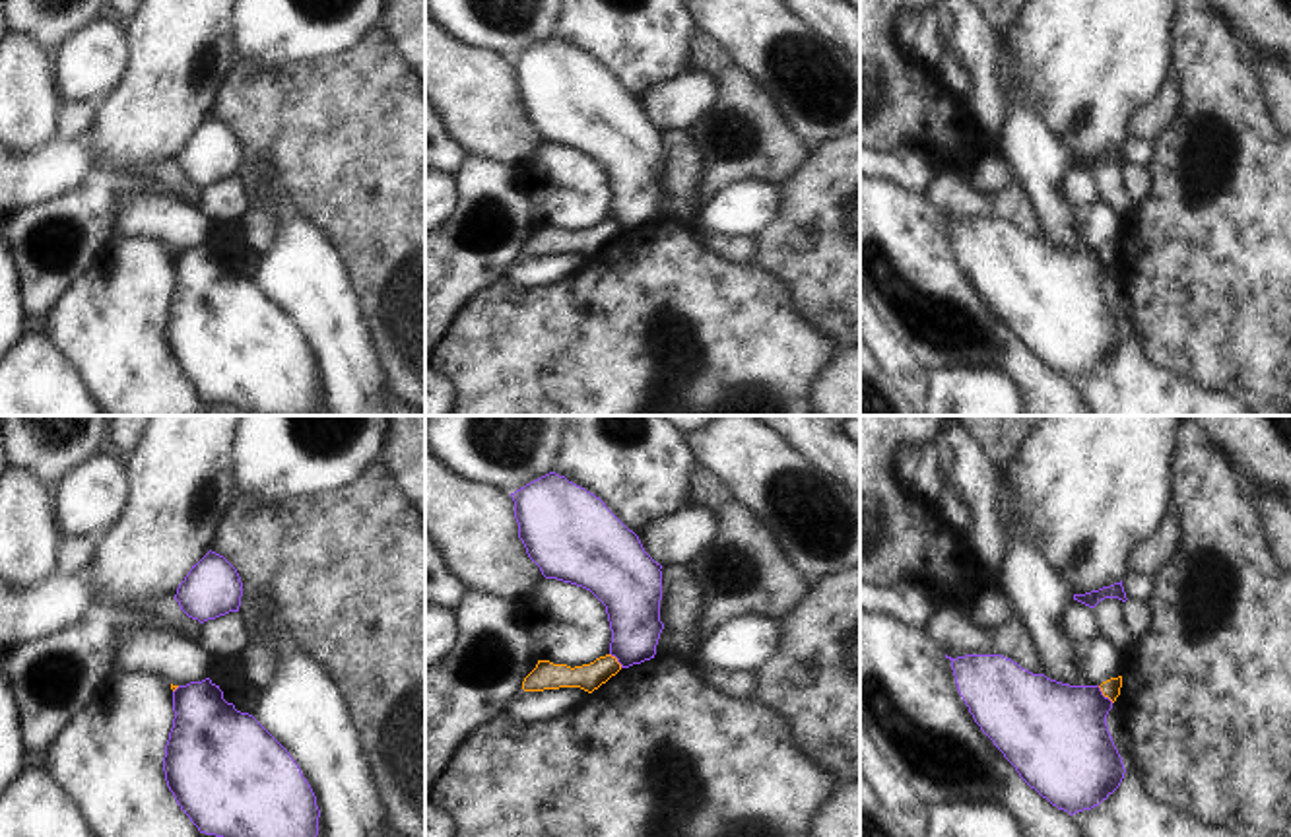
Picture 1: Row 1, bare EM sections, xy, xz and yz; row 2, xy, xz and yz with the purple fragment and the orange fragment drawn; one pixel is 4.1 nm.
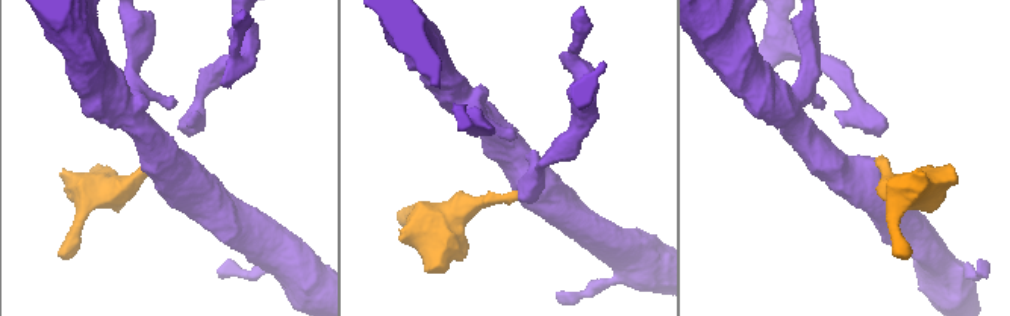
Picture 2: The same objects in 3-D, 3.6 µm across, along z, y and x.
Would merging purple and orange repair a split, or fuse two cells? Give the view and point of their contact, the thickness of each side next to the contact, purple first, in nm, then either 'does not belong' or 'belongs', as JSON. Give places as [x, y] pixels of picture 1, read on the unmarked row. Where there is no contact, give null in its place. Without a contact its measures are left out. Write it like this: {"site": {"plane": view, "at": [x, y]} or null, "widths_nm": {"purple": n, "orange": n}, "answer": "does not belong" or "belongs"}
{"site": {"plane": "yz", "at": [1103, 261]}, "widths_nm": {"purple": 420, "orange": 80}, "answer": "does not belong"}

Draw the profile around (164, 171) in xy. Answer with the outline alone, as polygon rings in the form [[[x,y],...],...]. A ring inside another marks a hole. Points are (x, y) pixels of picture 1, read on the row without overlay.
[[[157,161],[155,165],[148,167],[142,177],[177,186],[186,196],[186,204],[200,202],[202,188],[198,184],[188,183],[181,175],[175,161]]]

